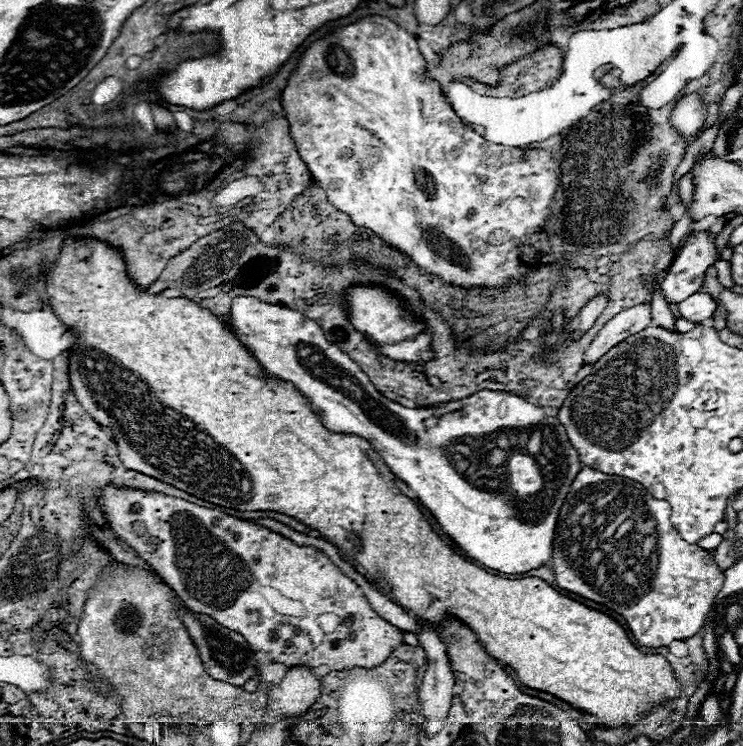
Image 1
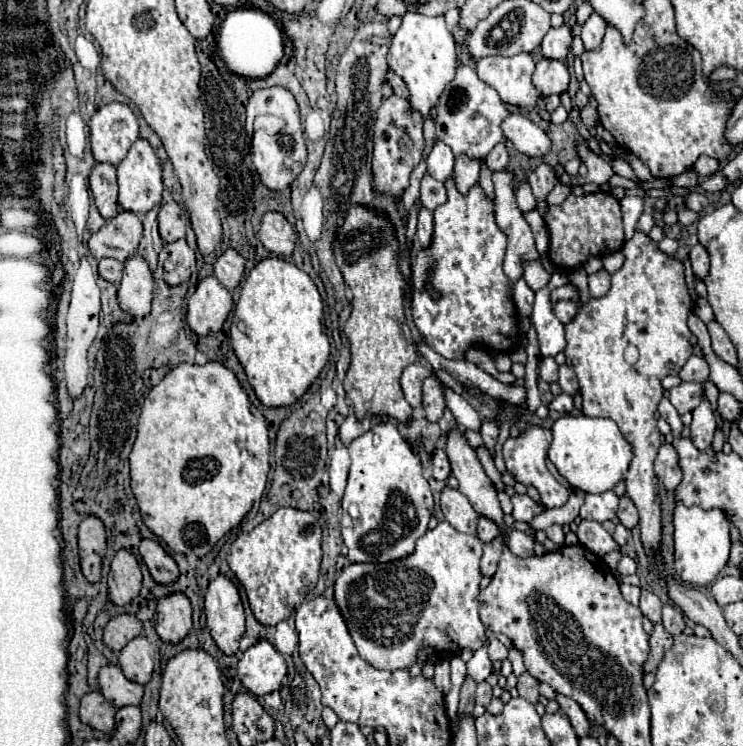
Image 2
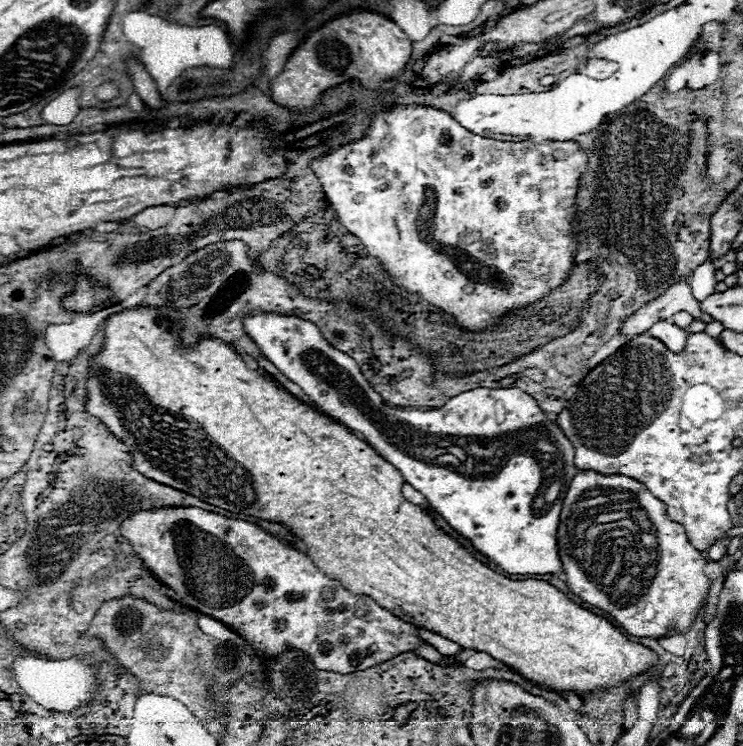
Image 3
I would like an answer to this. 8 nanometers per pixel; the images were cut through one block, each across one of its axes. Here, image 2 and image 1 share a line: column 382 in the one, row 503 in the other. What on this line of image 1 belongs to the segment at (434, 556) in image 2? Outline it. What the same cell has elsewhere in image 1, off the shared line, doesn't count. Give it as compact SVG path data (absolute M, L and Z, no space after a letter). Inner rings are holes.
M582 466L560 508L552 542L552 558L548 562L560 588L618 612L626 620L636 642L646 648L660 648L674 640L696 636L706 624L714 598L726 580L726 574L718 568L708 550L682 540L670 524L670 512L670 504L666 500L652 498L640 482ZM596 514L600 514L600 522L594 522Z

